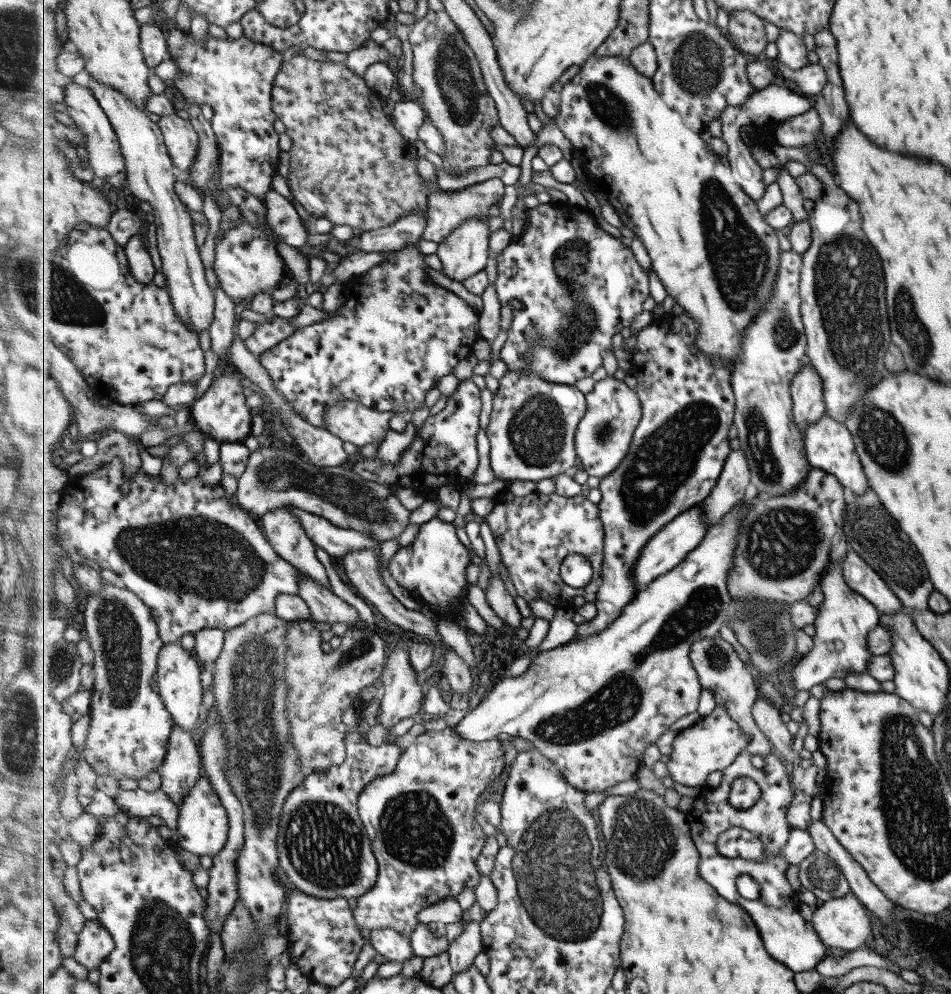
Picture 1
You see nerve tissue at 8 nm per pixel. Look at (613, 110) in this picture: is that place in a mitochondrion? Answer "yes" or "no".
yes

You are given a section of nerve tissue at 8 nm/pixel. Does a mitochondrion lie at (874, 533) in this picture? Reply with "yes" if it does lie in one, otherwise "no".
yes

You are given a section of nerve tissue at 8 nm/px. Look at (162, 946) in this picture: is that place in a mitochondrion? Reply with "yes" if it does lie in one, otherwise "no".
yes

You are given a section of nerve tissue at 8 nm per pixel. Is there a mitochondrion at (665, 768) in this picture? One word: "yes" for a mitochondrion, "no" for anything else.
no

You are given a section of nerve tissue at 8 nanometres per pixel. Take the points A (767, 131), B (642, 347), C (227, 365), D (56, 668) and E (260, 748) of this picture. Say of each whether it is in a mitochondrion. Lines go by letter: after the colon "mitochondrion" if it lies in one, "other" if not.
A: other
B: other
C: other
D: mitochondrion
E: mitochondrion

